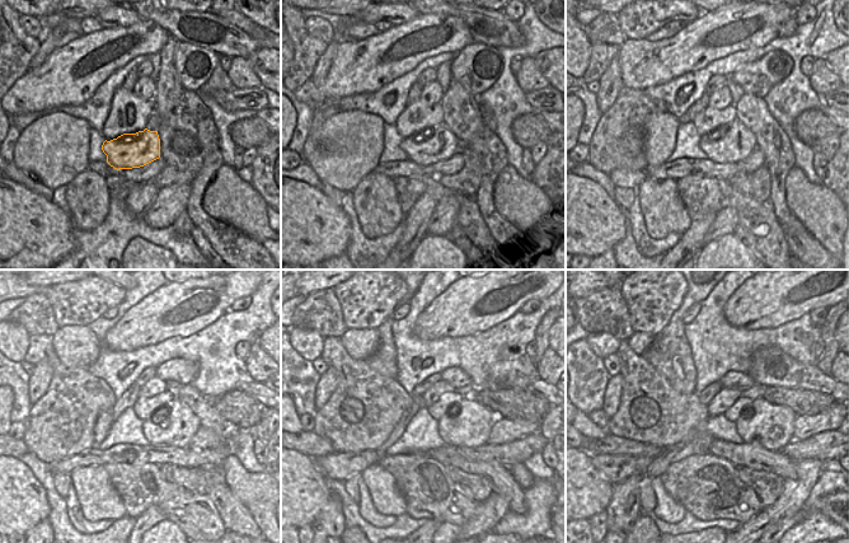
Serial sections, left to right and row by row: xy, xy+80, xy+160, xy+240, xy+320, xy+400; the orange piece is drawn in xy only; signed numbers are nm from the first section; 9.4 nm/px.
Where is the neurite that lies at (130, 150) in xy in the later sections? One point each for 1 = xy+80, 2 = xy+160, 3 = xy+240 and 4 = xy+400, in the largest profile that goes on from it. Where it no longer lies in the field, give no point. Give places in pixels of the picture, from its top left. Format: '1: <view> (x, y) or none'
1: xy+80 (439, 144)
2: xy+160 (732, 143)
3: xy+240 (177, 427)
4: xy+400 (772, 426)

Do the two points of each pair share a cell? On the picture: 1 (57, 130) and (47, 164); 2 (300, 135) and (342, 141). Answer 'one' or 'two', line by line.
1: one
2: two

